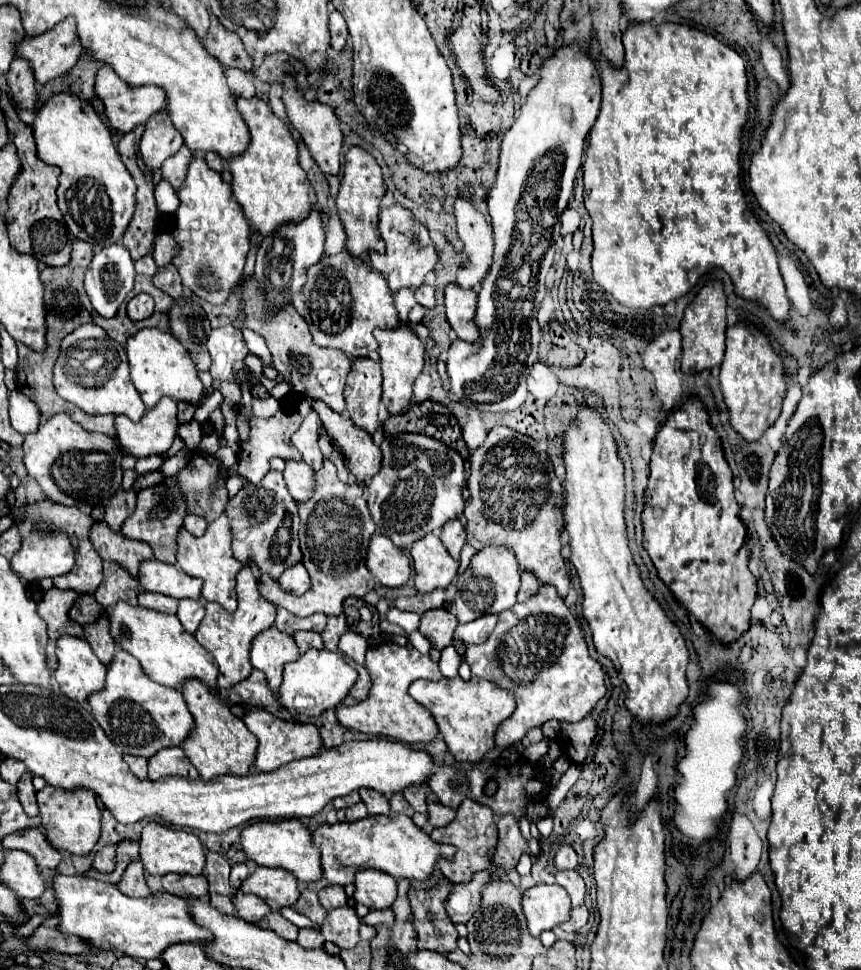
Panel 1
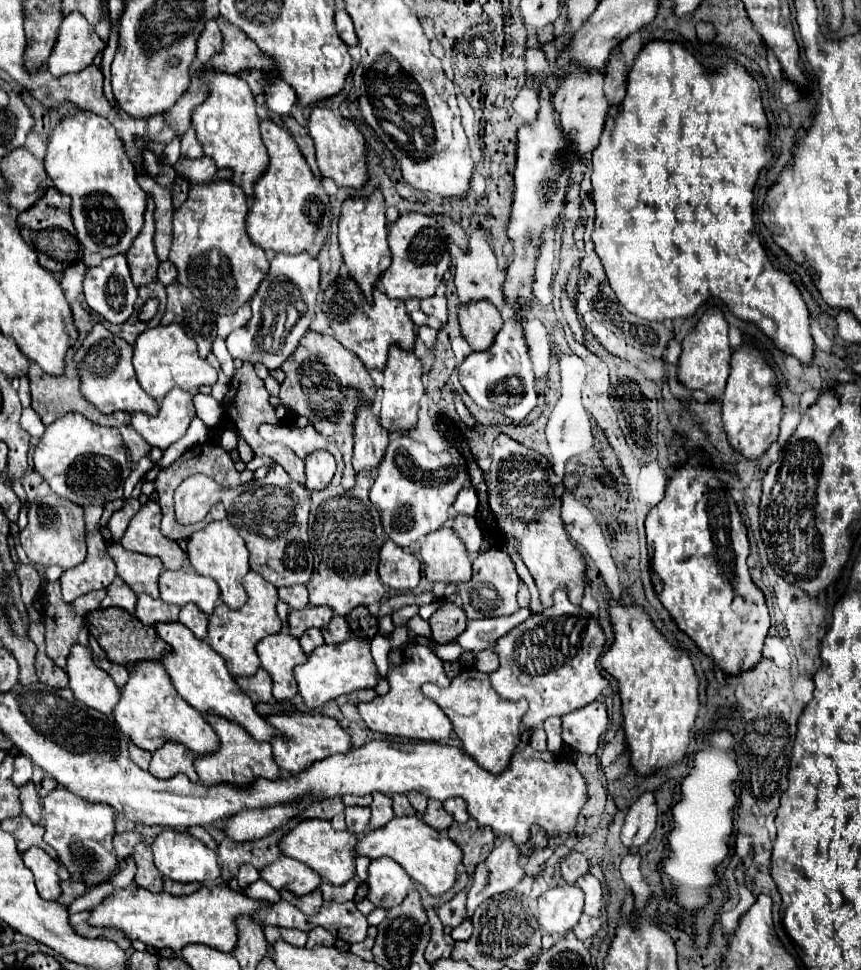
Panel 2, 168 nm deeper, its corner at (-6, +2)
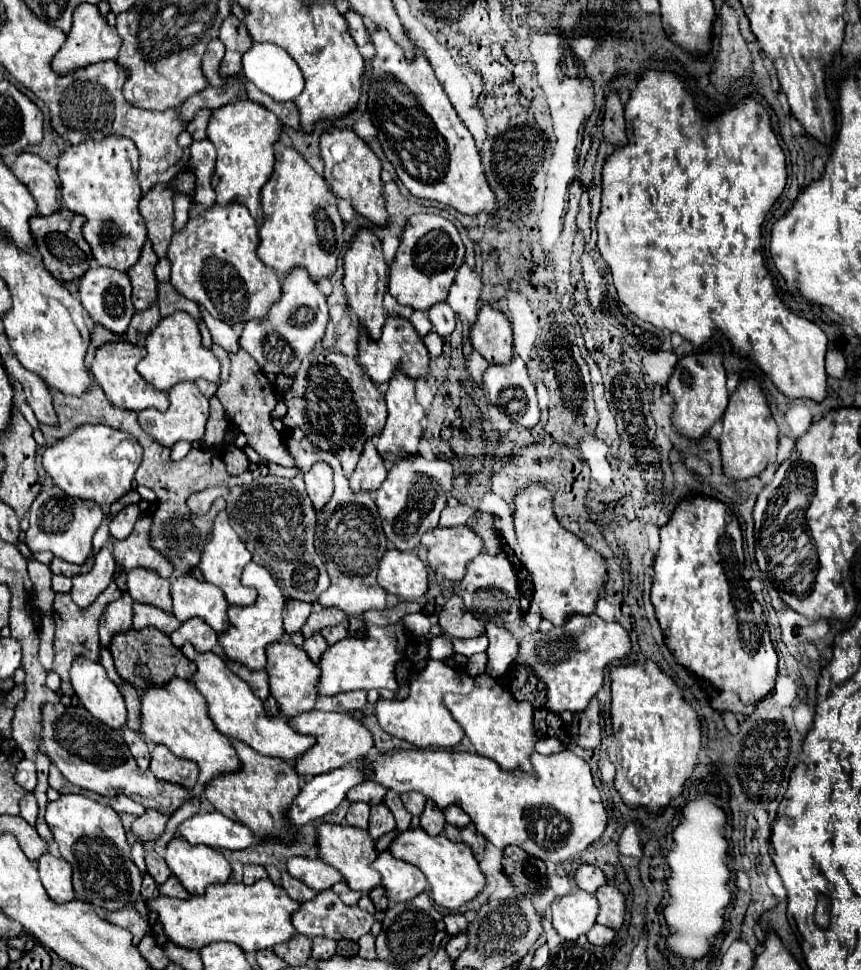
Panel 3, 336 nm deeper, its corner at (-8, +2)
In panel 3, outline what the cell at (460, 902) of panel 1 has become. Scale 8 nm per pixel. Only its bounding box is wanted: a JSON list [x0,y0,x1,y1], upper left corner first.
[444,914,468,936]

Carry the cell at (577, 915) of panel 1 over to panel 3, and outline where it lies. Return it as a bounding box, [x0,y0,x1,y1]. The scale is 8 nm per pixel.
[586,924,614,946]

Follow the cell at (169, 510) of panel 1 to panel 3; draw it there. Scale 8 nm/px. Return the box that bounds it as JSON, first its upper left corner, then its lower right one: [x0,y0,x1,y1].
[112,516,174,578]

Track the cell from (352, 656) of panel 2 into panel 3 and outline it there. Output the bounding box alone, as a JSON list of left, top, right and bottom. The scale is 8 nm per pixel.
[320,626,408,696]

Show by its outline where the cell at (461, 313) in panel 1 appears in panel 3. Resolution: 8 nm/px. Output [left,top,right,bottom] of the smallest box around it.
[470,304,512,364]

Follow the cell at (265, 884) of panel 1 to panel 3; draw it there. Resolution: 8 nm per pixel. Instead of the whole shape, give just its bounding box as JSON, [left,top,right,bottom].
[288,856,342,892]

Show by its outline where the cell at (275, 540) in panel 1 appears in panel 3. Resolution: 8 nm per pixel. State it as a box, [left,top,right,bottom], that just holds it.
[226,474,330,604]

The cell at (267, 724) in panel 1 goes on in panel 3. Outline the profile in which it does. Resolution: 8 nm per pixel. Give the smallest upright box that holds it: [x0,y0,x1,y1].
[290,710,374,776]

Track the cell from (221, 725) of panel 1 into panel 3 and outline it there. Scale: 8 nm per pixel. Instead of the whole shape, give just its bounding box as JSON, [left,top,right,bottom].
[204,740,300,844]

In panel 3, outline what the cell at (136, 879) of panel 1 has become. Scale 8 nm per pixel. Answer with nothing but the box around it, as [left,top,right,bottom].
[146,850,172,886]

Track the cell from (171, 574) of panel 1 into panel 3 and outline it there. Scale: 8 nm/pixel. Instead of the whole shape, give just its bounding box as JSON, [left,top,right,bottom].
[172,576,228,634]

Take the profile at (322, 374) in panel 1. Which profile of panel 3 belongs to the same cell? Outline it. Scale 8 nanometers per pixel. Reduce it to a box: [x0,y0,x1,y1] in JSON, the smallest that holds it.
[282,352,386,476]

